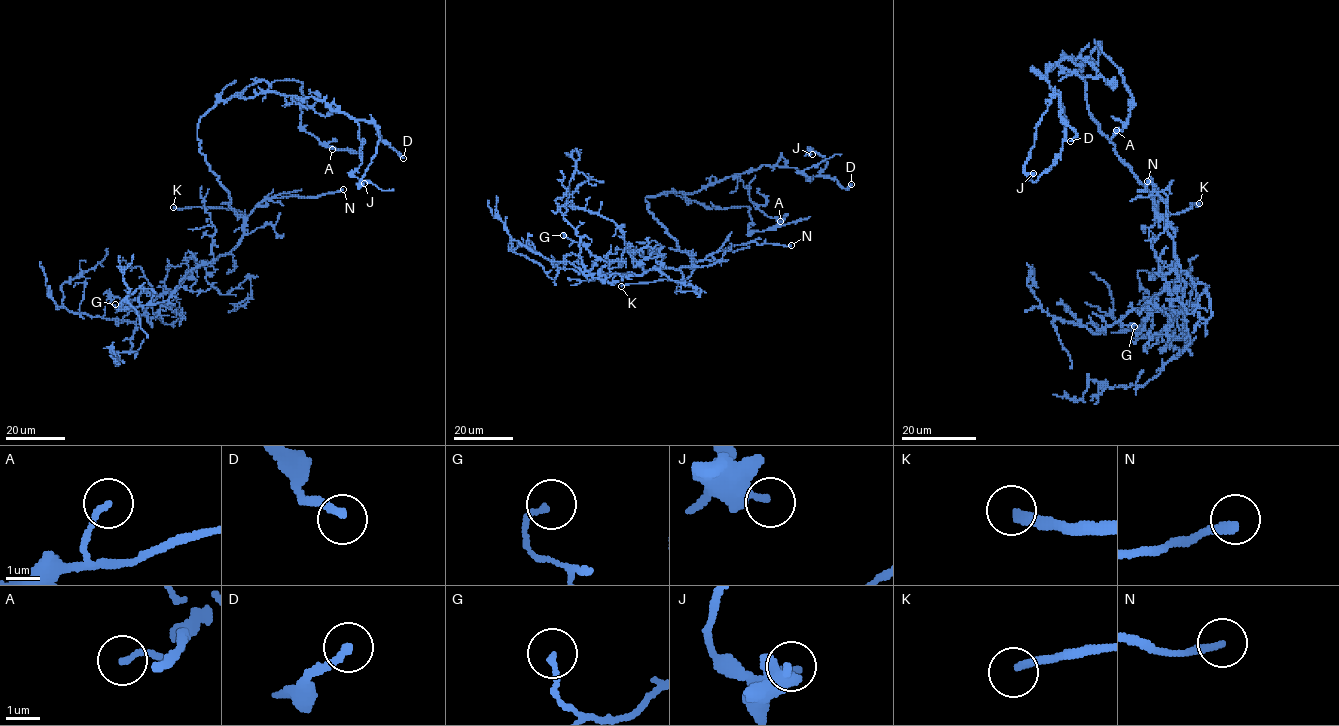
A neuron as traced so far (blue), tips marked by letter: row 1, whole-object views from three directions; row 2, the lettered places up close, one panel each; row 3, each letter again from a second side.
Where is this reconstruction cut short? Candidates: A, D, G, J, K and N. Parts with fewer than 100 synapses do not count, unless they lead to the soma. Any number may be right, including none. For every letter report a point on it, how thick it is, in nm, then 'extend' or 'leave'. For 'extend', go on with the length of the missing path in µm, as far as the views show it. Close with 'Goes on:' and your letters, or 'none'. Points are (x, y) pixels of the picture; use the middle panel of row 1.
A: (780, 221) | 160 nm | leave
D: (851, 184) | 200 nm | leave
G: (563, 235) | 170 nm | leave
J: (812, 154) | 280 nm | leave
K: (621, 286) | 260 nm | extend | 70 µm
N: (791, 245) | 220 nm | leave
Goes on: K

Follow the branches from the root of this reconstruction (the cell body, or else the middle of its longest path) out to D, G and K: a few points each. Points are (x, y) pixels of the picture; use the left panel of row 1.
D: (226, 189), (200, 151), (197, 124), (233, 96), (272, 91), (322, 100), (372, 123), (403, 158)
G: (226, 189), (229, 206), (244, 218), (242, 239), (177, 289), (158, 296), (141, 292), (121, 310), (115, 304)
K: (226, 189), (229, 206), (246, 217), (228, 208), (173, 207)

